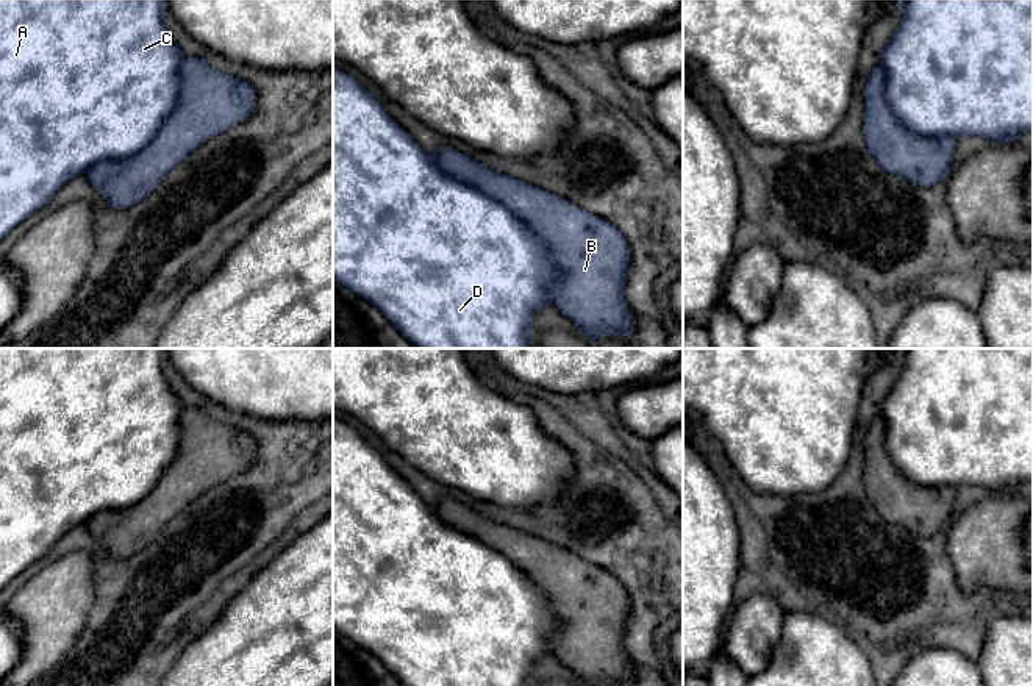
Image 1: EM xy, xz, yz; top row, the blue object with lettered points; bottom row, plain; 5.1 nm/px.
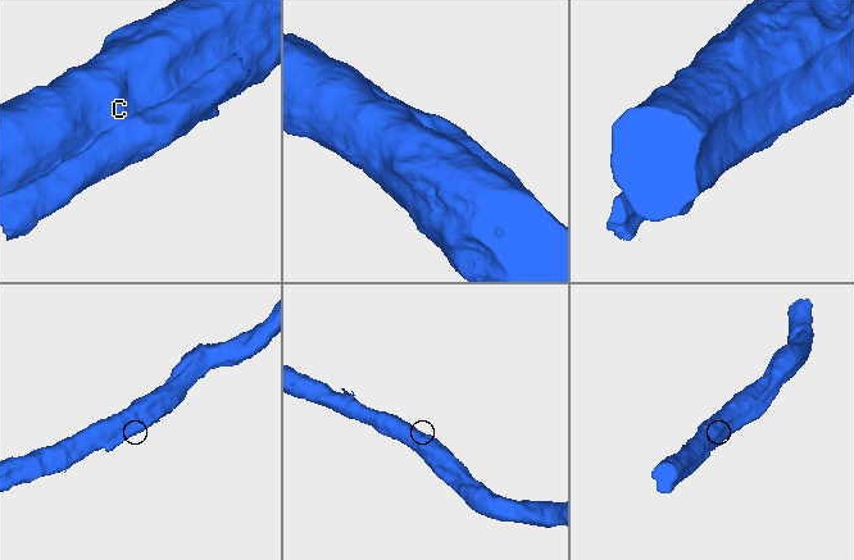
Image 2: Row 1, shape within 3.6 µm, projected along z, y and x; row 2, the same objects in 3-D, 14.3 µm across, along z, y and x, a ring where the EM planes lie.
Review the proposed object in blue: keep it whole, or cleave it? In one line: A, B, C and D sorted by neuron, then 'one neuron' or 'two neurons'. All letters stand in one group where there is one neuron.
A C D / B | two neurons

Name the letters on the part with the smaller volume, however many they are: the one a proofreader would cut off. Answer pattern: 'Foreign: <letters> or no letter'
Foreign: B

